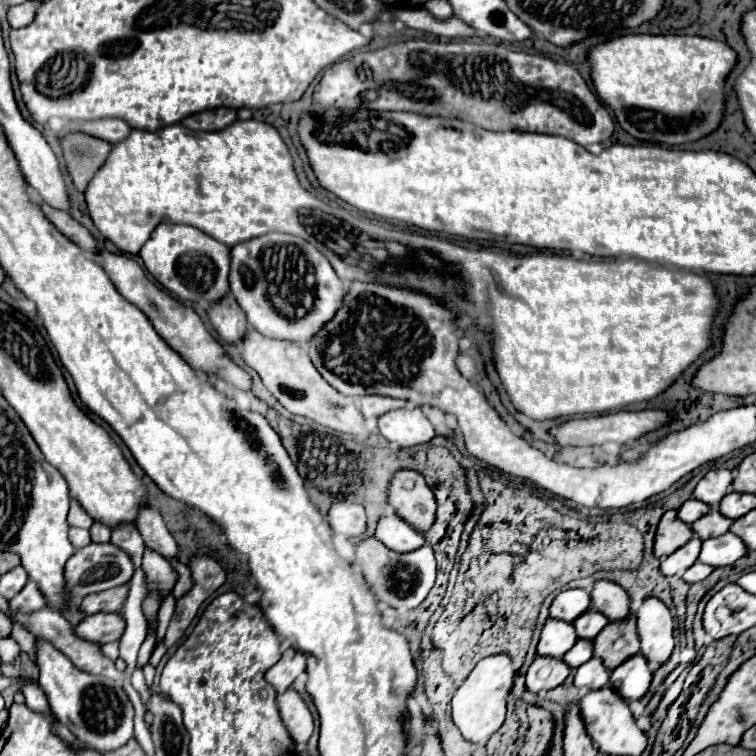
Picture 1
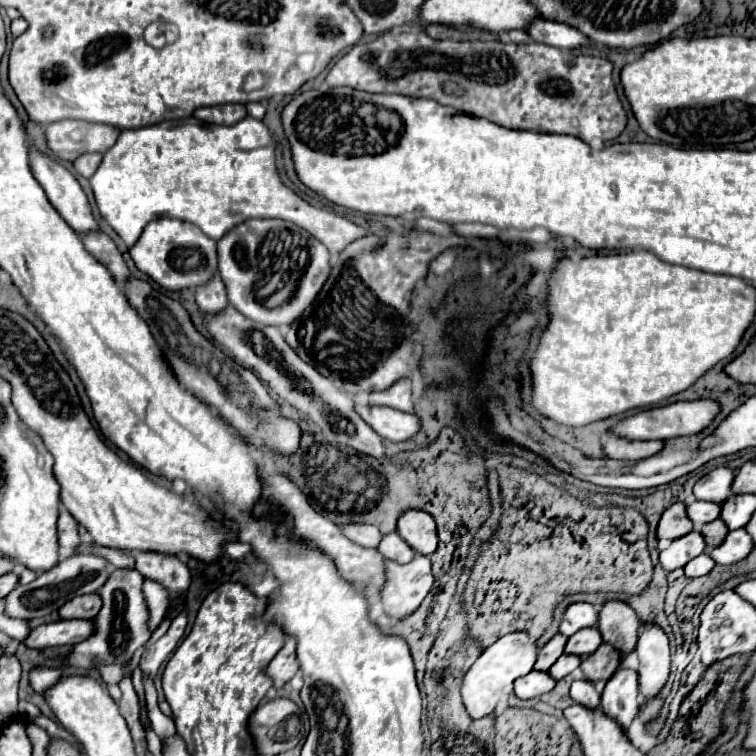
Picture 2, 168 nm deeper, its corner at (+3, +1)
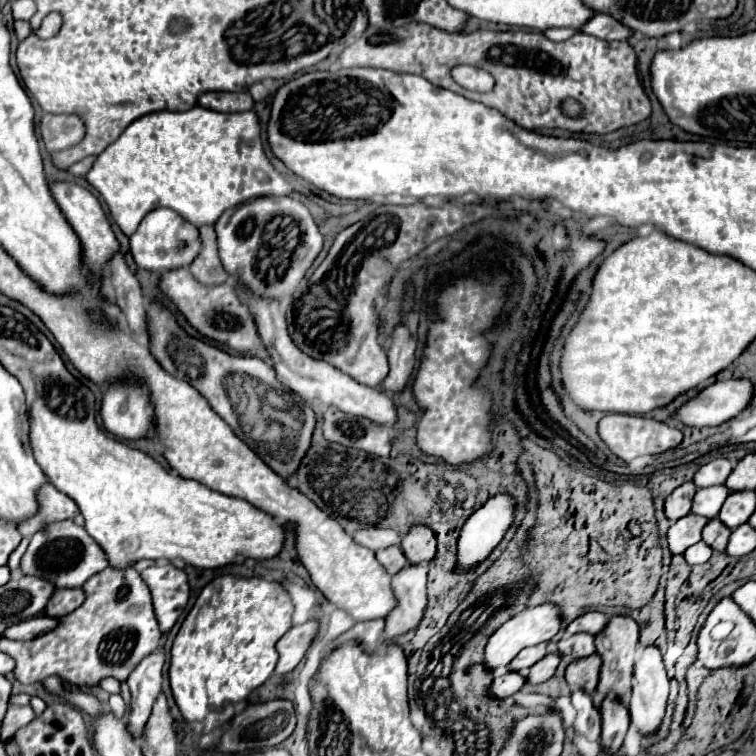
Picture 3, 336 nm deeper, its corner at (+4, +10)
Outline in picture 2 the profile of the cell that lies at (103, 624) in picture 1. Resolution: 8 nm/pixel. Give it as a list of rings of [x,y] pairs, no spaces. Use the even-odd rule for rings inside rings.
[[[69,619],[69,621],[57,621],[57,623],[35,627],[25,643],[27,647],[35,647],[35,649],[73,645],[73,643],[81,643],[93,633],[95,633],[95,623],[91,619],[85,621]]]

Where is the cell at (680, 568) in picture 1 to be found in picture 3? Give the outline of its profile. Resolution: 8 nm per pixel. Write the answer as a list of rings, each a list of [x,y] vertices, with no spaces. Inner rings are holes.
[[[688,514],[684,518],[680,518],[678,522],[674,522],[668,530],[668,544],[670,544],[670,552],[672,554],[684,554],[686,548],[690,548],[692,544],[700,542],[700,534],[702,528],[708,524],[708,518],[696,516],[696,514]]]

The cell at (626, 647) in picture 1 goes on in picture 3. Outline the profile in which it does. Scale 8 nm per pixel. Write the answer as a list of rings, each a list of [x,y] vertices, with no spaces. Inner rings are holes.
[[[592,654],[588,658],[578,658],[570,662],[570,666],[566,668],[566,682],[572,688],[580,688],[580,690],[586,690],[586,694],[592,694],[598,684],[600,666],[602,666],[602,660],[598,654]]]

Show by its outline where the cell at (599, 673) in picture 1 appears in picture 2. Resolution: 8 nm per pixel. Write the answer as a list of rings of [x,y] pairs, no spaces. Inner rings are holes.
[[[575,679],[571,685],[571,699],[575,703],[581,703],[585,707],[597,707],[599,705],[599,693],[595,689],[595,685],[589,679]]]

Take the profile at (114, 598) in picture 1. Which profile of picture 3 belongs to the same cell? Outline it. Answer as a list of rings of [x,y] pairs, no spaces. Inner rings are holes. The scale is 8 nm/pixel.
[[[70,588],[70,590],[56,590],[46,604],[44,614],[50,618],[62,618],[70,612],[74,612],[84,602],[82,588]]]

